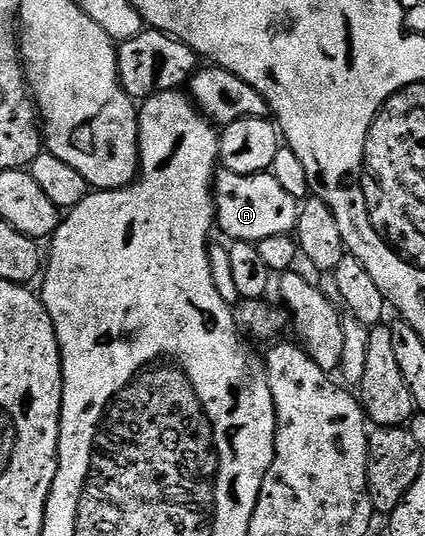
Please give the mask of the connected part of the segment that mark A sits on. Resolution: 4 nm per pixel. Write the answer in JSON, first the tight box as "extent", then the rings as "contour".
{"extent":[212,171,299,245],"contour":[[[218,171],[212,186],[216,231],[229,236],[230,241],[242,240],[256,245],[263,238],[290,235],[297,226],[299,200],[287,189],[285,184],[275,182],[272,171],[255,174]]]}

